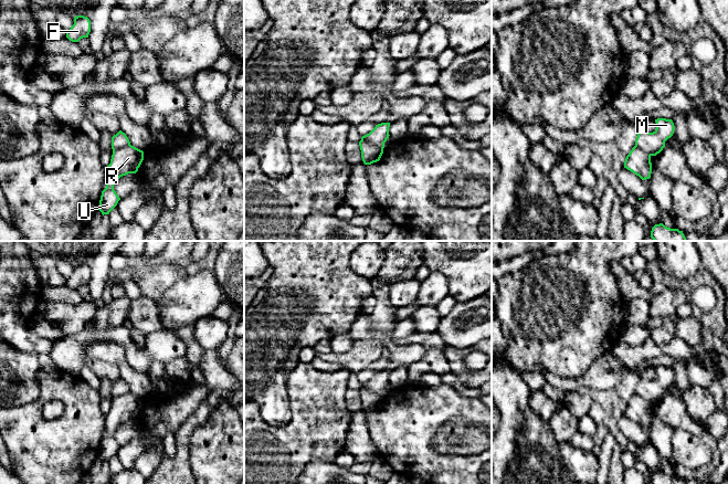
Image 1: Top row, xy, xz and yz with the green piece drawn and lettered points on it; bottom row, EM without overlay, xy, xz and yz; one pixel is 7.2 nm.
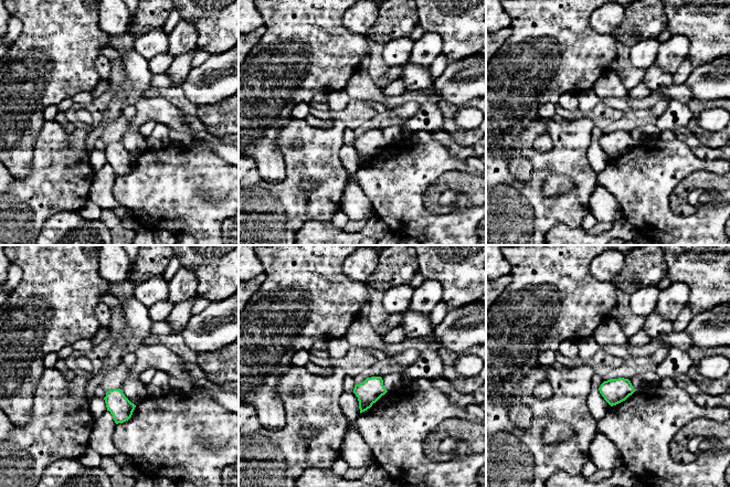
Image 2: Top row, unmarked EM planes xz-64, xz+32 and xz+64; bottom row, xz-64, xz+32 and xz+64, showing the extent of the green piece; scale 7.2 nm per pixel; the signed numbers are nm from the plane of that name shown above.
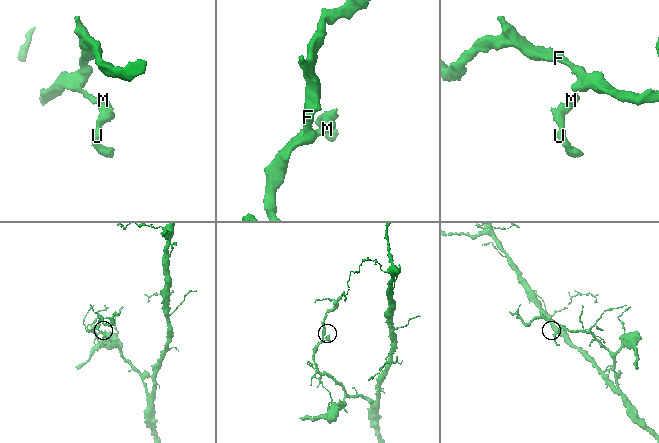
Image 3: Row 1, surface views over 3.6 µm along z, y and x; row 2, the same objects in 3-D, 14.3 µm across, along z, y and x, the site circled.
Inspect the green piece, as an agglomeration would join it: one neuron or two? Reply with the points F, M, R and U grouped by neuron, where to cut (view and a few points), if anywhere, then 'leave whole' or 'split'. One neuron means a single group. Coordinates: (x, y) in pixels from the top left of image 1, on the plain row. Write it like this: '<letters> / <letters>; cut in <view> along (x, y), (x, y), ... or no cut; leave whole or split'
F M / R U; cut in xz along (361, 386), (382, 396); split

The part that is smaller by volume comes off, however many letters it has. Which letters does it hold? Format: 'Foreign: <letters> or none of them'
Foreign: R, U

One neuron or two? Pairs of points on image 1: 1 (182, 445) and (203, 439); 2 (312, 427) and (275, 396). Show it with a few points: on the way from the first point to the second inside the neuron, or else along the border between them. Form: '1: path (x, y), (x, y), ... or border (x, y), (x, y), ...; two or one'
1: border (189, 438), (189, 462), (192, 469); two
2: border (286, 381), (291, 418), (284, 423), (270, 424); two

